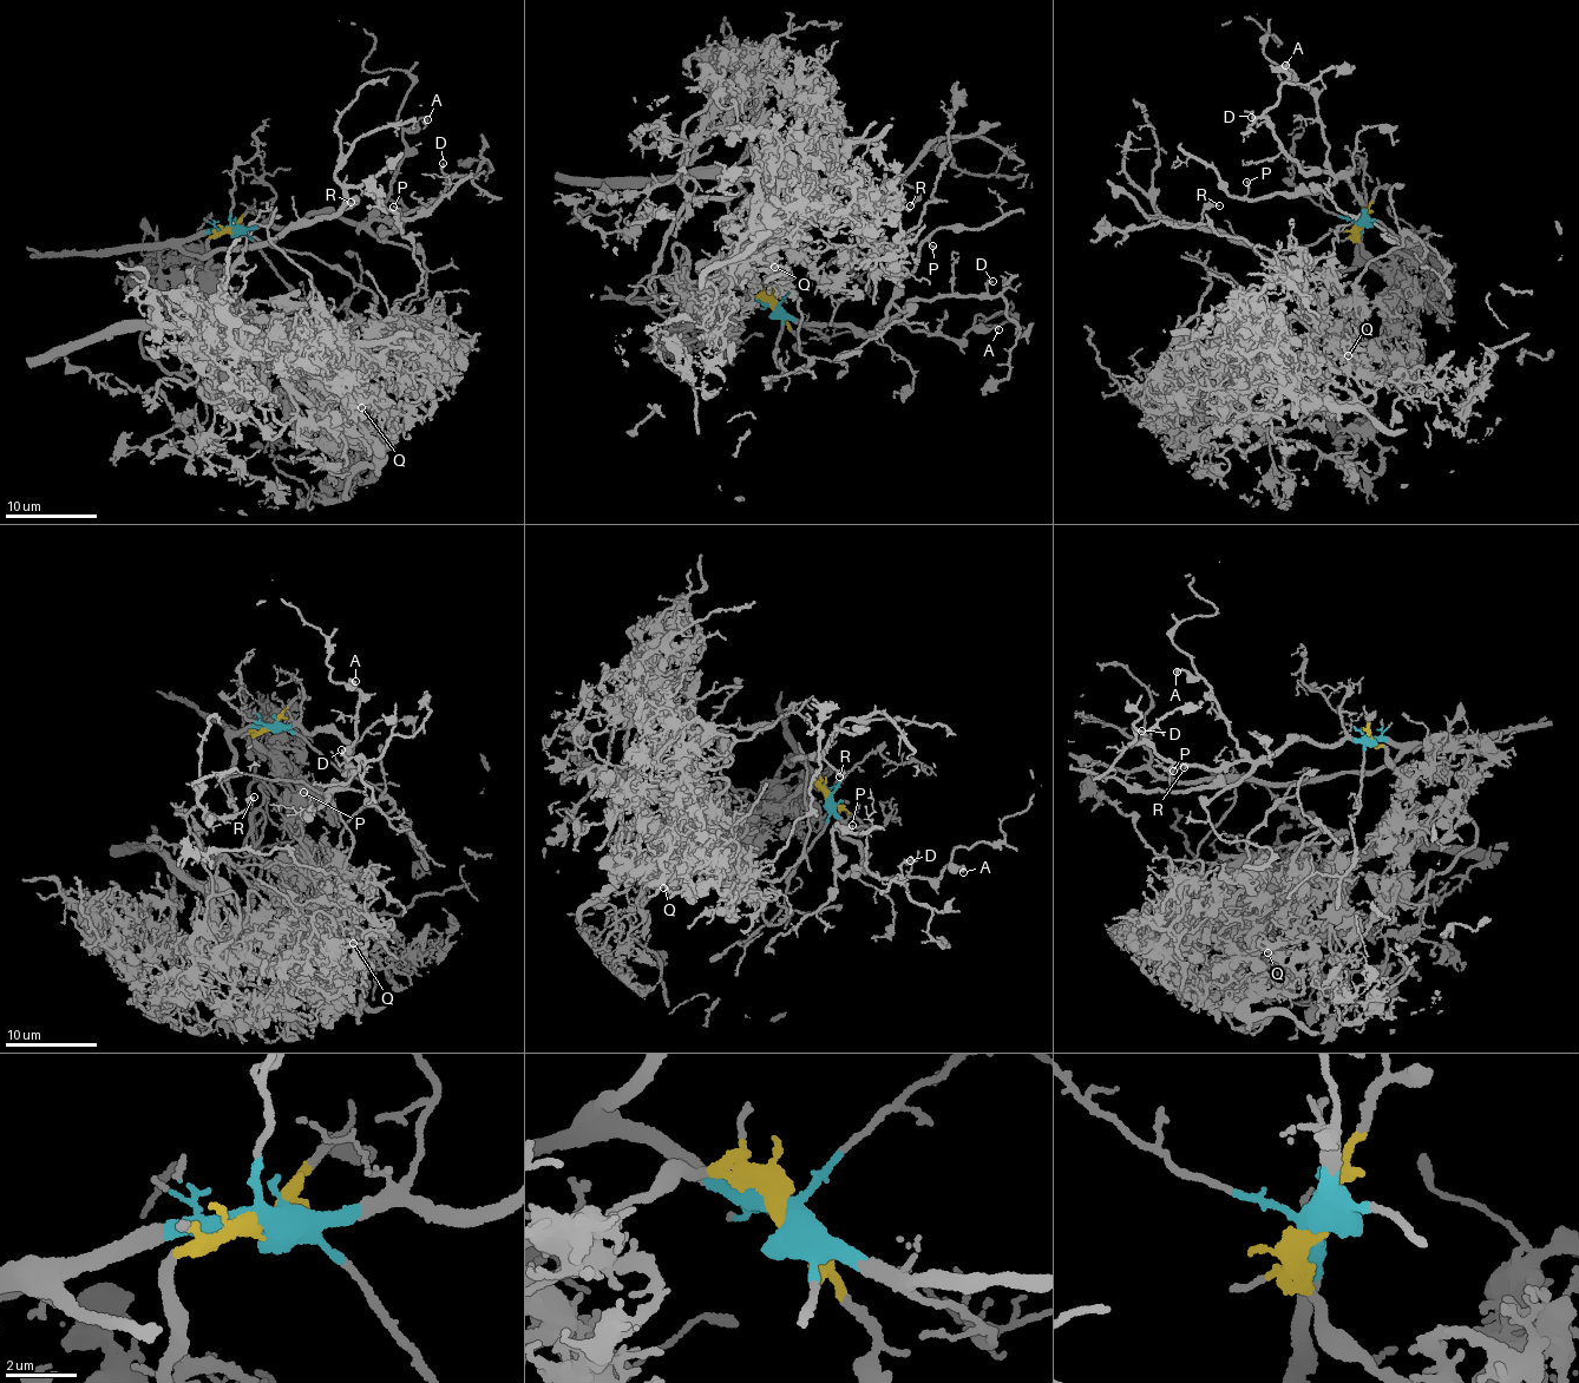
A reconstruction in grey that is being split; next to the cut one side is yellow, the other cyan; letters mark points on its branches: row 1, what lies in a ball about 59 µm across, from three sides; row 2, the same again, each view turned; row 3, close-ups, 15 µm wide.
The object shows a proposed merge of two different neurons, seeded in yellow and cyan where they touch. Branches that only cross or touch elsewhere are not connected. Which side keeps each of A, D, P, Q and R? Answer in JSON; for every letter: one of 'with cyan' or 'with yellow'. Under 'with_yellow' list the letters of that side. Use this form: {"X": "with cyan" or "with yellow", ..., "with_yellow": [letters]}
{"A": "with cyan", "D": "with cyan", "P": "with cyan", "Q": "with yellow", "R": "with cyan", "with_yellow": ["Q"]}

